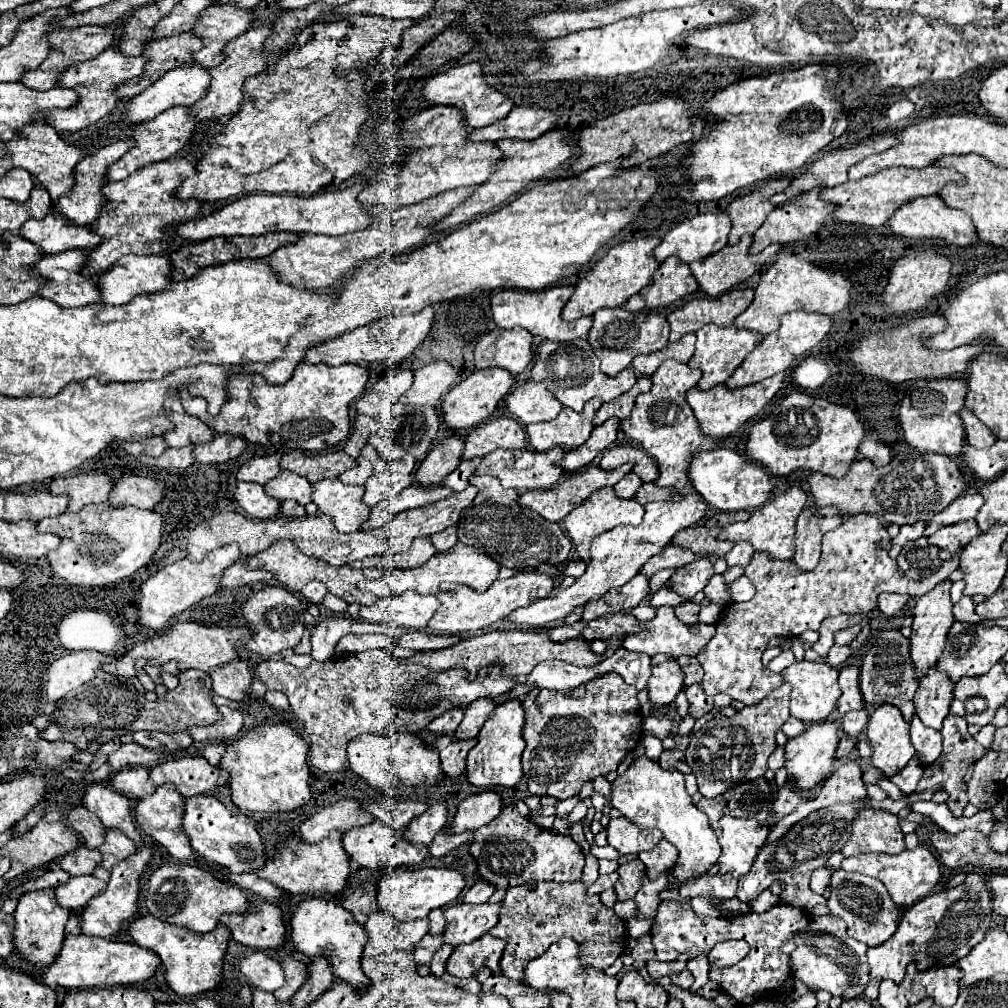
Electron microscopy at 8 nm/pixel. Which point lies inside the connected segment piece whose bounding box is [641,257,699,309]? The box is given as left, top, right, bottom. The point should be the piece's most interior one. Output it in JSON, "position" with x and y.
{"position":[673,280]}

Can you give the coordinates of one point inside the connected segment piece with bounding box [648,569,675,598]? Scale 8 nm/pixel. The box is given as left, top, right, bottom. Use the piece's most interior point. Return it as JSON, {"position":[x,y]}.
{"position":[657,581]}

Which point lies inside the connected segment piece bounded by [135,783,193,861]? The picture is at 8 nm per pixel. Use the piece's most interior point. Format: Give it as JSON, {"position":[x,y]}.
{"position":[159,815]}

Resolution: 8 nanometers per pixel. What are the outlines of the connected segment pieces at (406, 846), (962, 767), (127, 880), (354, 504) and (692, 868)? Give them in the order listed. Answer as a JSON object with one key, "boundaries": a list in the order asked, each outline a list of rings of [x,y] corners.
{"boundaries":[[[[373,821],[361,829],[351,829],[347,835],[343,835],[343,849],[351,861],[367,869],[397,869],[405,865],[419,865],[427,857],[425,845],[413,845],[405,841],[403,831],[393,831],[387,825],[381,825],[381,821]]],[[[949,715],[943,723],[943,729],[941,729],[941,737],[943,737],[943,751],[941,751],[941,757],[933,763],[933,767],[925,769],[923,777],[921,777],[921,783],[919,783],[919,791],[925,789],[925,787],[933,787],[937,783],[943,783],[945,785],[945,791],[949,793],[949,799],[947,799],[947,807],[949,811],[955,815],[955,817],[961,817],[965,805],[967,805],[967,789],[965,785],[961,783],[967,767],[981,759],[981,755],[985,755],[985,747],[981,747],[967,731],[967,721],[965,717],[959,717],[959,715]]],[[[141,845],[139,851],[133,853],[133,857],[127,857],[125,861],[121,861],[119,865],[113,867],[107,889],[103,893],[99,893],[93,901],[89,901],[89,905],[81,913],[81,933],[83,935],[95,935],[95,937],[111,939],[121,931],[121,925],[135,915],[137,895],[139,895],[139,875],[143,873],[149,857],[151,857],[151,847]]],[[[323,479],[313,485],[313,503],[333,517],[339,533],[355,533],[369,519],[371,507],[363,503],[363,487],[349,487],[339,479]]],[[[647,757],[635,759],[631,767],[619,775],[611,785],[611,805],[621,811],[633,825],[643,829],[659,829],[663,837],[677,847],[679,861],[667,875],[665,889],[679,889],[695,877],[703,877],[719,859],[721,847],[707,817],[691,803],[685,791],[685,775],[679,771],[665,771],[659,763]]]]}

